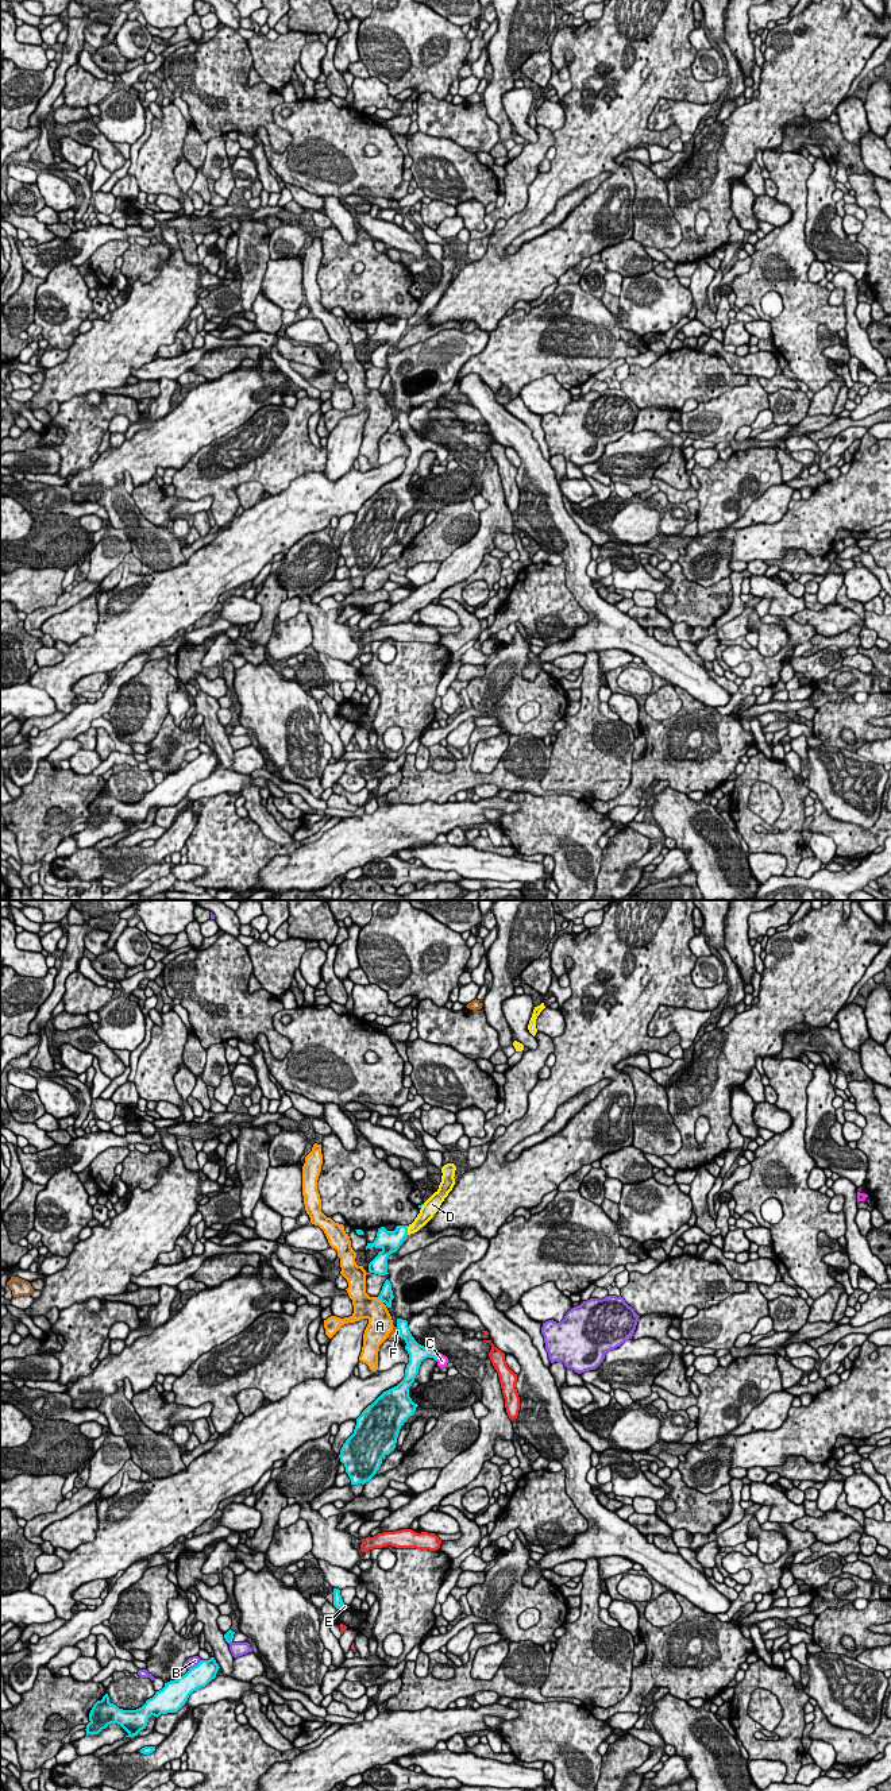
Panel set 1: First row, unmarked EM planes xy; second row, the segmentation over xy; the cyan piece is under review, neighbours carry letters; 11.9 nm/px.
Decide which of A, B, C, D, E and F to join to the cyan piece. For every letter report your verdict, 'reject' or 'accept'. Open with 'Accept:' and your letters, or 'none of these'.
Accept: C
A: reject
B: reject
C: accept
D: reject
E: reject
F: reject

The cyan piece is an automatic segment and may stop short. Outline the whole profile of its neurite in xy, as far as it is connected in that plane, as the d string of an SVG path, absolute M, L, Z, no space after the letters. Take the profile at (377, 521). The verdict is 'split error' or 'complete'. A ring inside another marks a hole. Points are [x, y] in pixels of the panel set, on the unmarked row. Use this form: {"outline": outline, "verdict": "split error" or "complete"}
{"outline": "M397 412L398 431L404 432L409 456L404 472L383 485L356 512L354 526L340 543L340 555L351 572L351 578L369 575L379 563L382 551L396 541L396 534L404 516L414 507L418 499L409 490L409 480L418 467L420 458L433 451L440 462L447 460L448 451L433 441L418 437L412 429L408 414Z", "verdict": "split error"}

